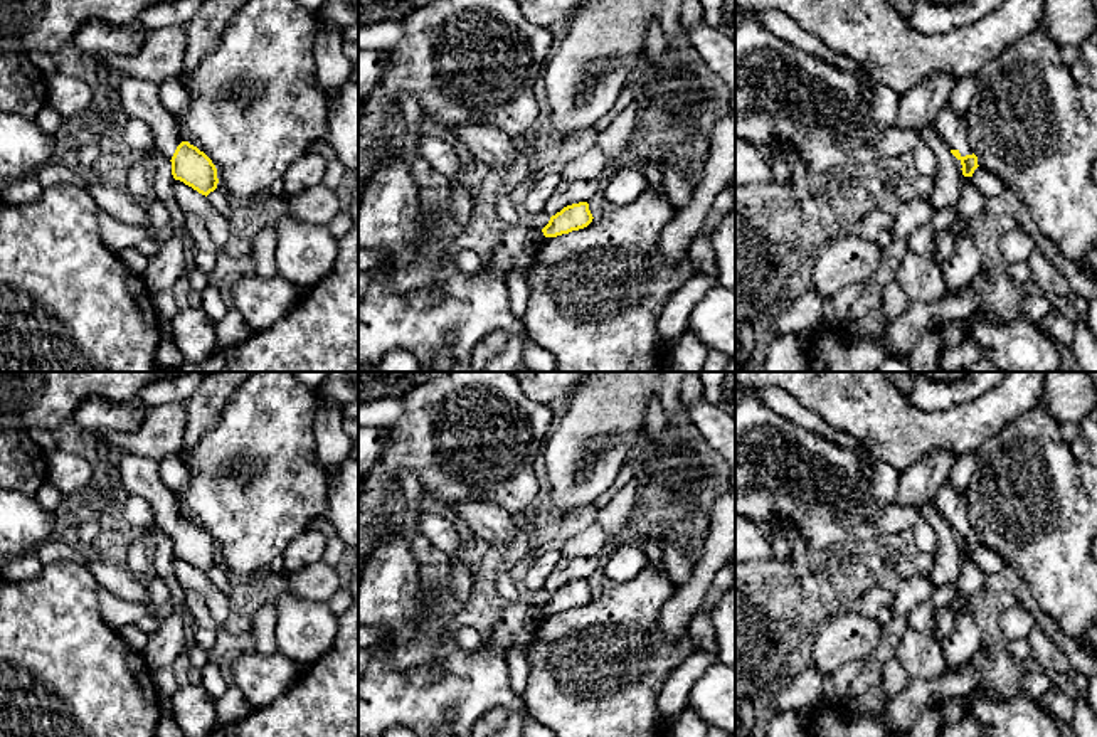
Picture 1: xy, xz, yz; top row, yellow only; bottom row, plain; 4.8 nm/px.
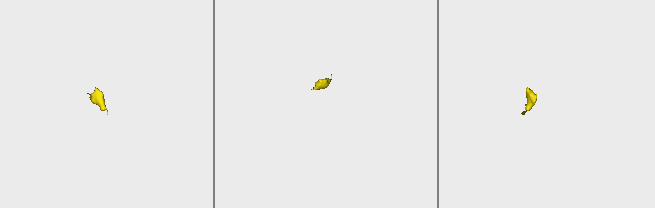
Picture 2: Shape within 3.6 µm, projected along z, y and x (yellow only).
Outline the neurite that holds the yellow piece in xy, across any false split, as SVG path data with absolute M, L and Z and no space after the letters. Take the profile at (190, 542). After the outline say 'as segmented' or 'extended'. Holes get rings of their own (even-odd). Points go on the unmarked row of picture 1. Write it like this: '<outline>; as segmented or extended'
M123 451L118 471L128 495L150 503L155 523L172 538L175 557L205 574L217 565L215 542L204 528L180 515L177 495L162 480L156 461Z; extended

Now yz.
M946 481L937 496L935 508L944 517L951 530L961 538L962 552L972 554L978 542L978 533L974 532L971 522L967 520L967 501L966 491L952 486Z; extended

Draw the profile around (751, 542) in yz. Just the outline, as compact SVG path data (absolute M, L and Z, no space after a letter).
M735 513L735 564L772 555L769 538L752 520Z

